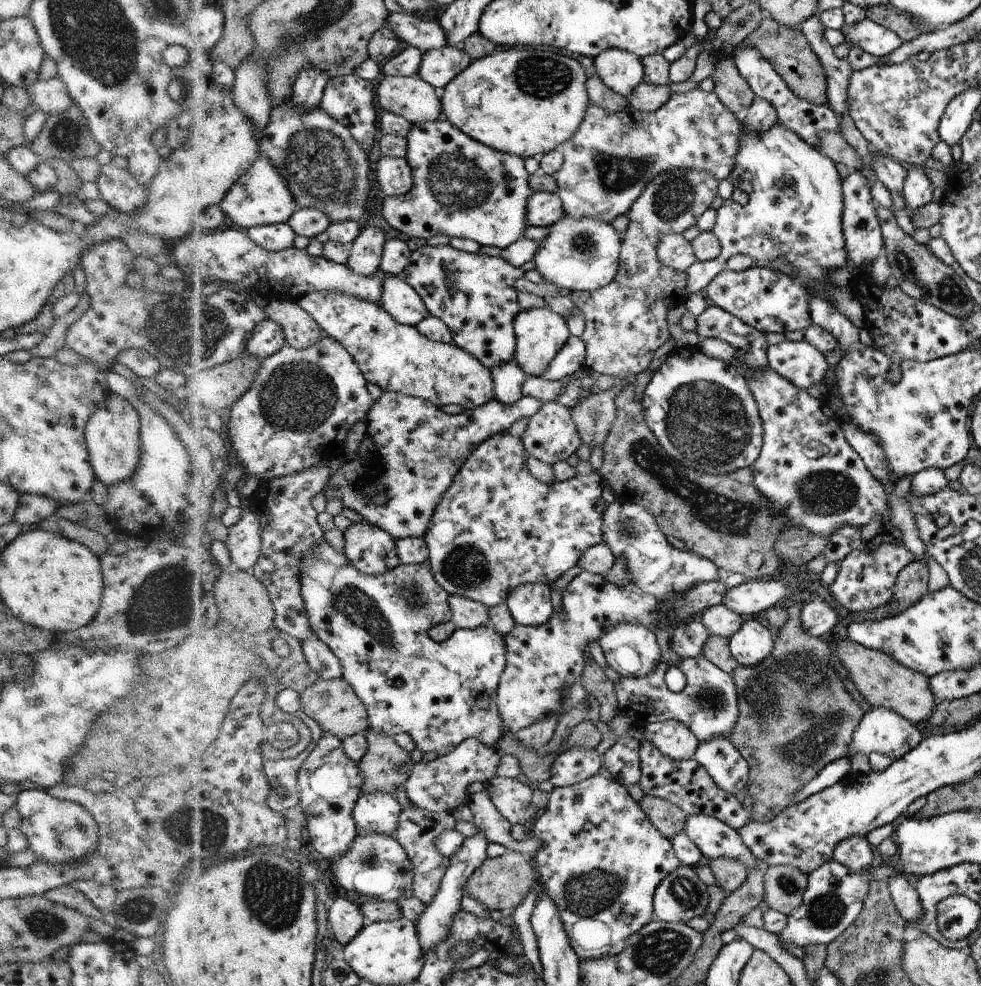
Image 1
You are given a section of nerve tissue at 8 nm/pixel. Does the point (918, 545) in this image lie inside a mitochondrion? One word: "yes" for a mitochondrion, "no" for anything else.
no

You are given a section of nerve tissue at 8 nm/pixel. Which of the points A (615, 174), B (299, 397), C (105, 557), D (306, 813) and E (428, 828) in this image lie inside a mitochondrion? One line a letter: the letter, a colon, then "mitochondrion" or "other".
A: mitochondrion
B: mitochondrion
C: other
D: other
E: other

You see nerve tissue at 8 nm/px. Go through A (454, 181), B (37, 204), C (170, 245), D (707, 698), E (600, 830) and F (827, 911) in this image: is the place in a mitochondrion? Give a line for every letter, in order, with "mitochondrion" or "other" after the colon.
A: mitochondrion
B: other
C: other
D: mitochondrion
E: other
F: mitochondrion

